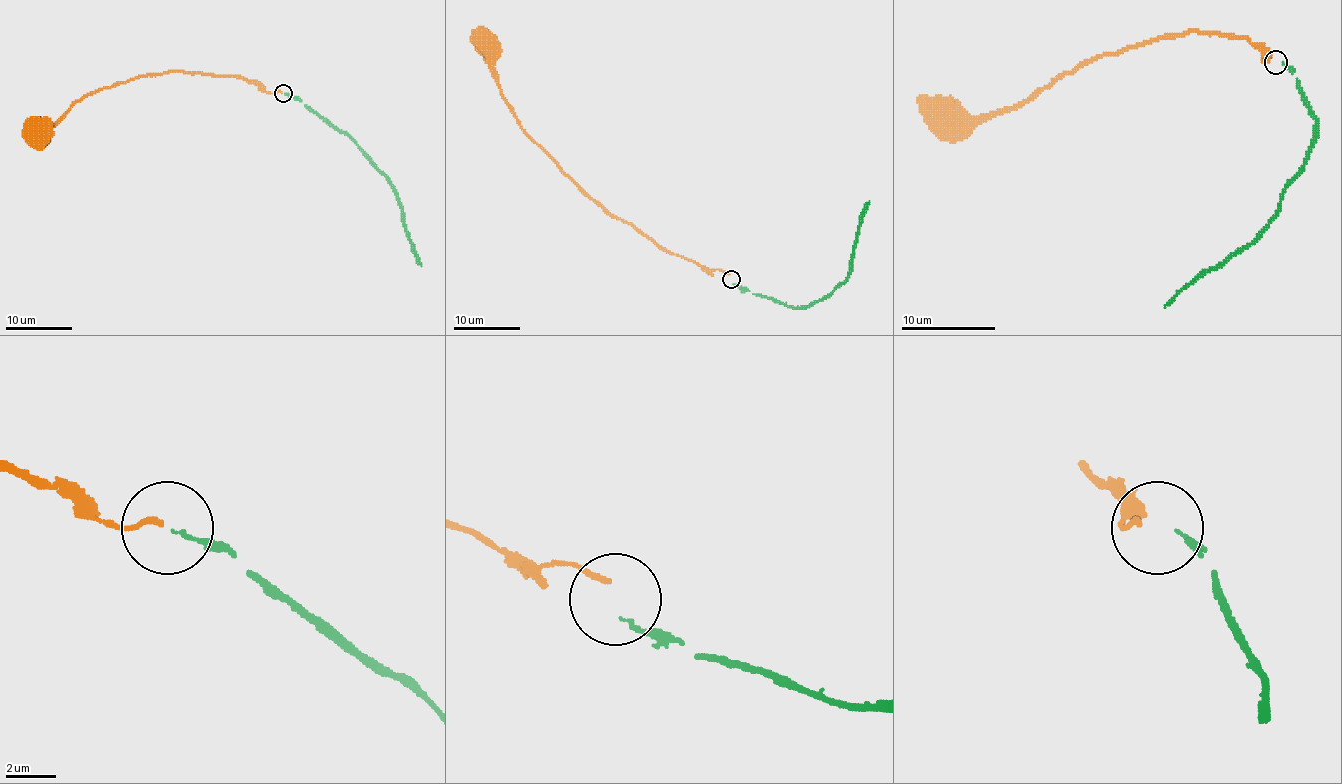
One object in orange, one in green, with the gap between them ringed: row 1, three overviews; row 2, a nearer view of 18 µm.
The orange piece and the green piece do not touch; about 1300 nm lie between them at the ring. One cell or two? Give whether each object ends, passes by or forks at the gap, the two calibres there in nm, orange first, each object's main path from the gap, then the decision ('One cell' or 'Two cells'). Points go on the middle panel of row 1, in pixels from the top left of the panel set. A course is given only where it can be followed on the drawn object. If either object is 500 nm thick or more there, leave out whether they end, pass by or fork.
At the ring orange ends. At the ring green ends. Thickness 240 nm (orange) against 130 nm. Course of orange: (729, 274), (660, 249), (630, 224), (611, 217), (588, 196), (521, 128), (502, 93), (488, 46). Course of green: (733, 284), (794, 307), (808, 307), (824, 299), (849, 272), (859, 216), (869, 201). One cell

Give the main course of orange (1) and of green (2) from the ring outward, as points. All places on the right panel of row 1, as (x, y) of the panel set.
1: (1269, 62), (1250, 41), (1233, 36), (1198, 31), (1158, 36), (1084, 60), (1011, 107), (976, 119), (945, 119)
2: (1283, 62), (1316, 121), (1304, 168), (1266, 227), (1202, 270), (1165, 307)

